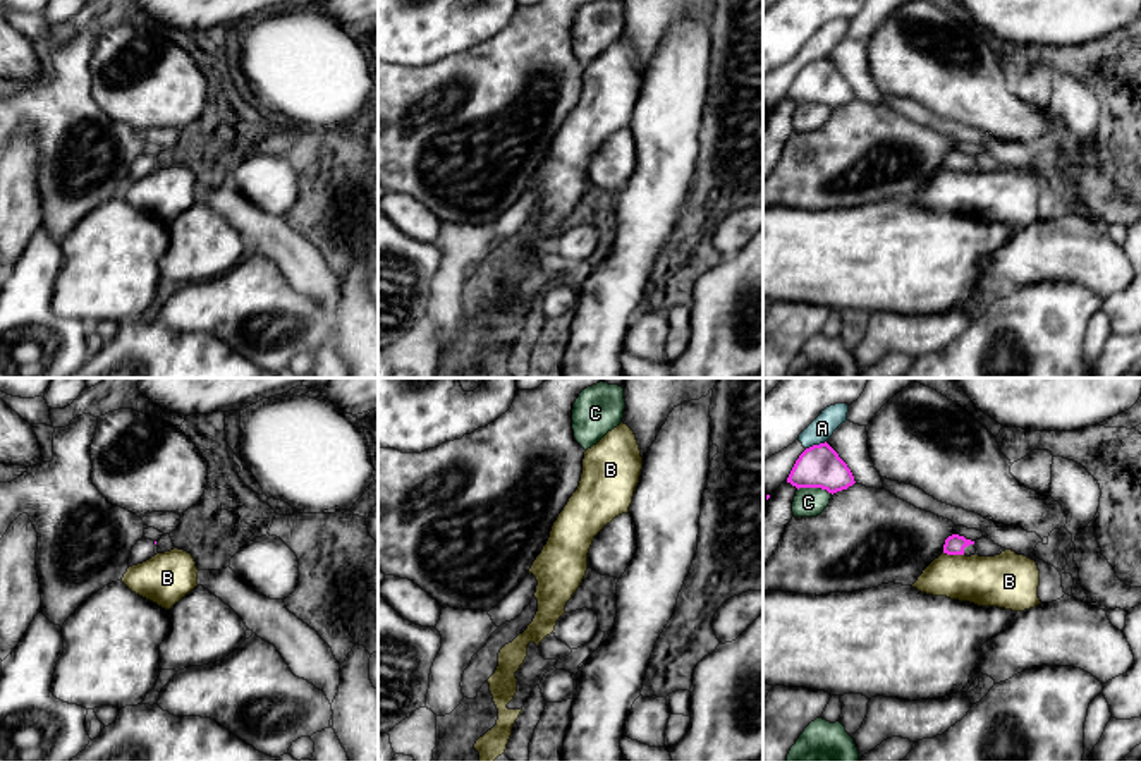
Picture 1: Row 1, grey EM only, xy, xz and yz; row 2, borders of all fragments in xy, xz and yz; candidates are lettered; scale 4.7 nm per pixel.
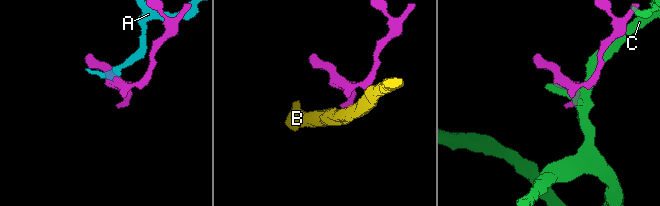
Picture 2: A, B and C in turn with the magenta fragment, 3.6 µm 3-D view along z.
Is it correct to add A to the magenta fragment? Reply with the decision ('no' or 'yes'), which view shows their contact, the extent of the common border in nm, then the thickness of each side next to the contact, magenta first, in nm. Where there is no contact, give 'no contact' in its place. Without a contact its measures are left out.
no; contact in yz; length 100 nm; calibres 200 and 110 nm

